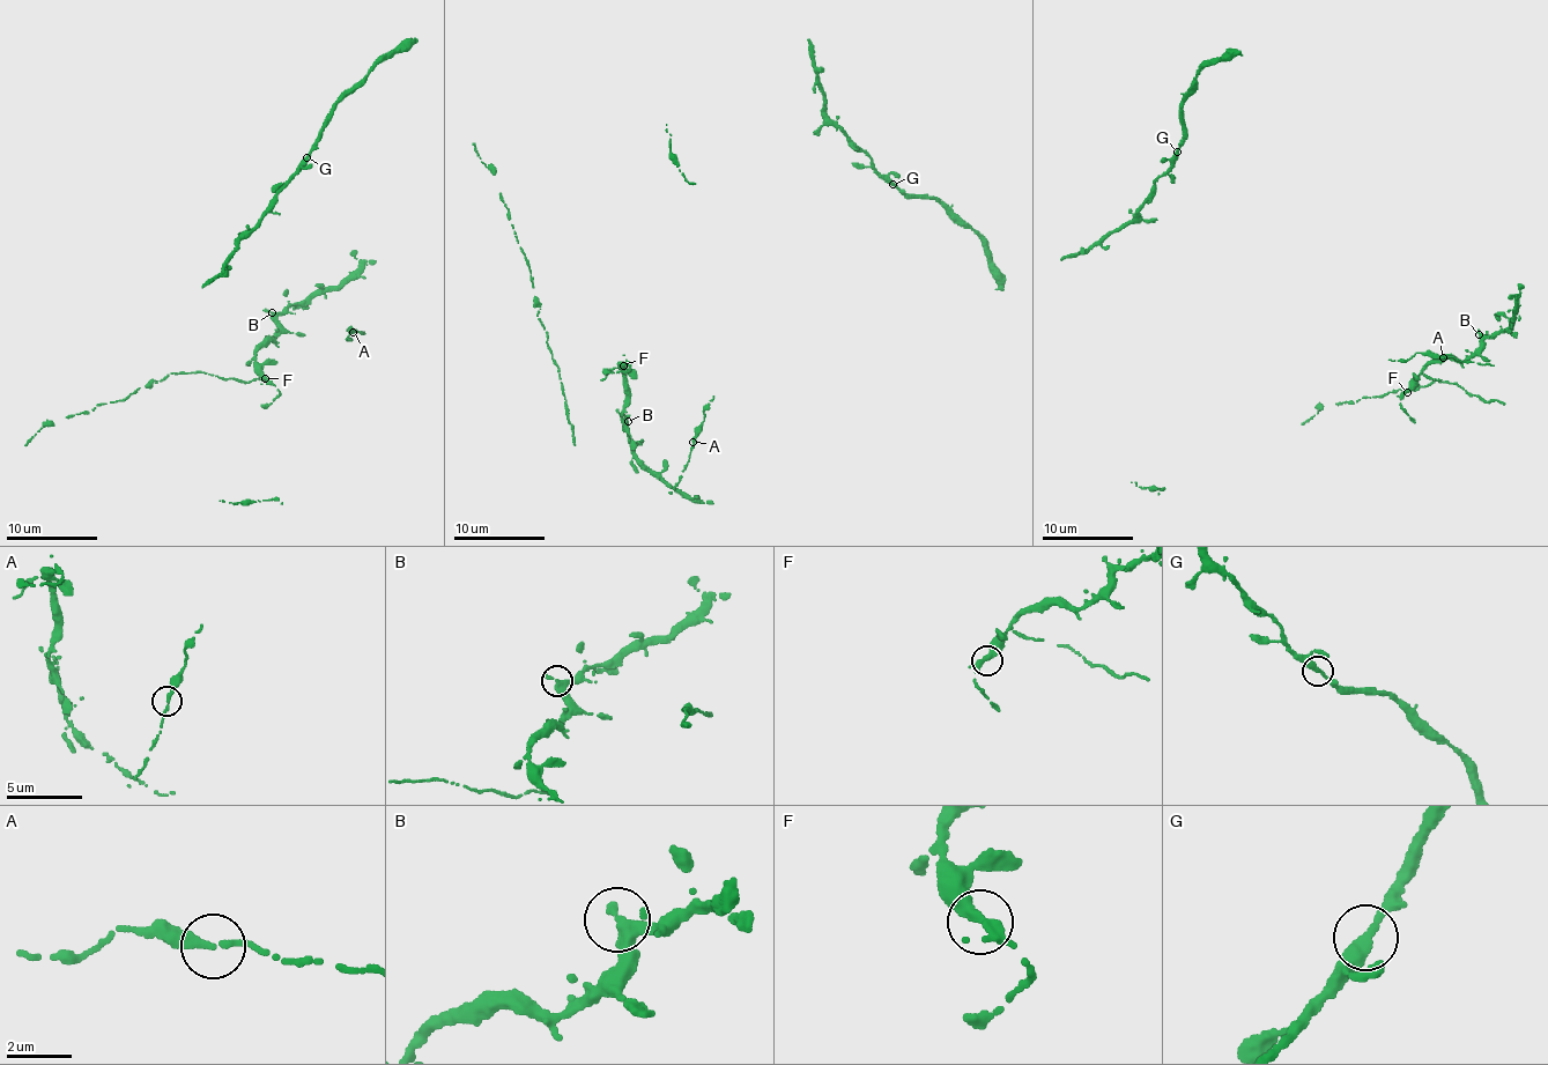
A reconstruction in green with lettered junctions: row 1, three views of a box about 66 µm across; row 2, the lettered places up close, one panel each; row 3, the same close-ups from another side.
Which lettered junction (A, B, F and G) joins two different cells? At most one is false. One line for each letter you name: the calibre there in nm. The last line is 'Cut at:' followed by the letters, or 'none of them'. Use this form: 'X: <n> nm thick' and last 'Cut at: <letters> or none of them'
Cut at: none of them

